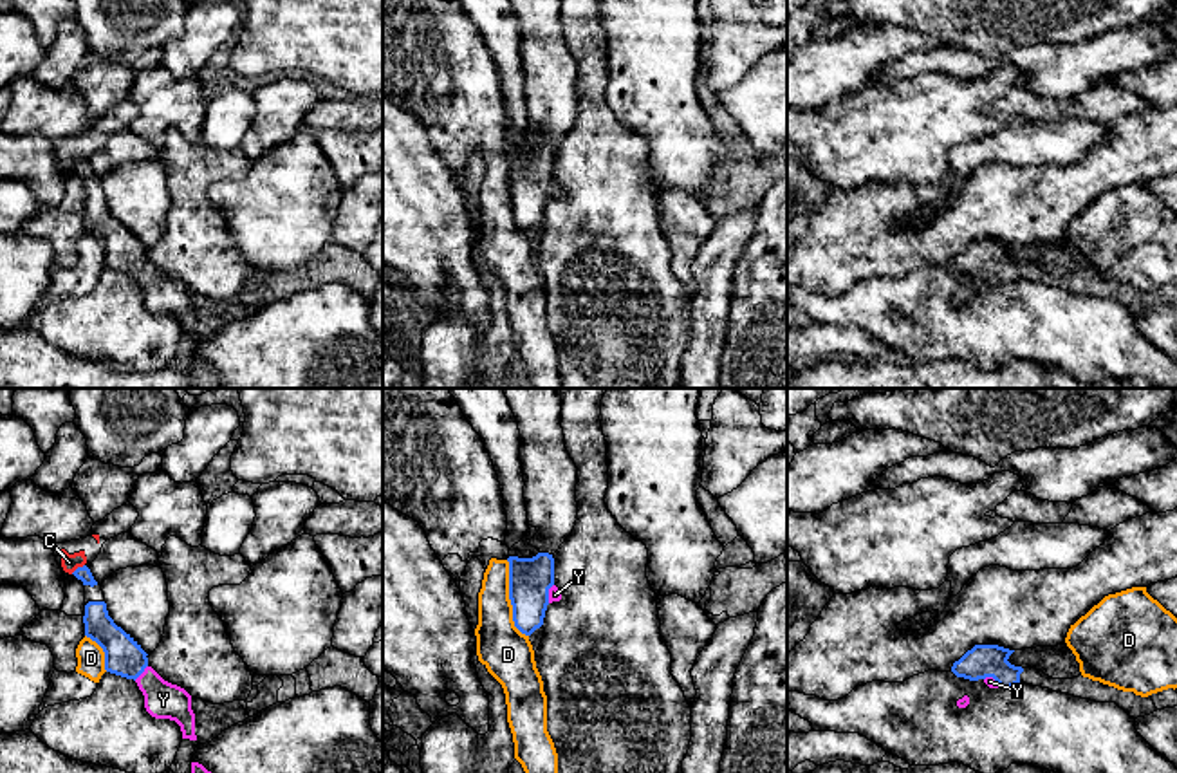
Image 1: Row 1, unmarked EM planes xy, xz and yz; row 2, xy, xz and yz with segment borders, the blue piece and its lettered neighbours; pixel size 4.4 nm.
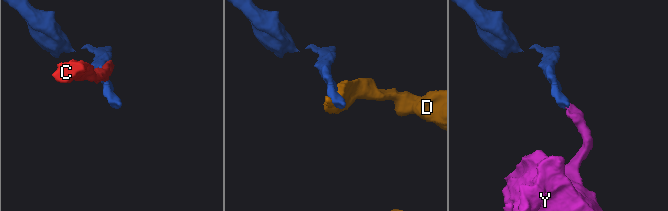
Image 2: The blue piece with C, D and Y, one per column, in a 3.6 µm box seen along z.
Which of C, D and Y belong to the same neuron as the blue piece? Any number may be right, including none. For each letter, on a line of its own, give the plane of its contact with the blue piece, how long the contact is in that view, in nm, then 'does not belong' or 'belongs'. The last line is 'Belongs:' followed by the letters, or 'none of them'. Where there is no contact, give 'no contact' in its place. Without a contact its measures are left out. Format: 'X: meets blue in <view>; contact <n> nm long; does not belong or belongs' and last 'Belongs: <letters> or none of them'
C: meets blue in xy; contact 80 nm long; does not belong
D: meets blue in xz; contact 360 nm long; does not belong
Y: meets blue in xy; contact 90 nm long; belongs
Belongs: Y

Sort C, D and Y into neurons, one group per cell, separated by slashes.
C / D / Y

